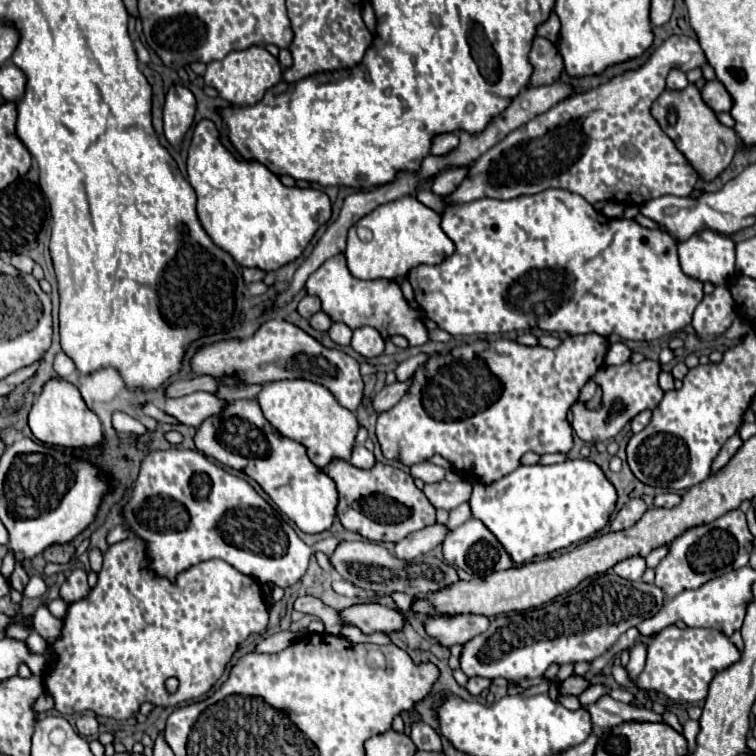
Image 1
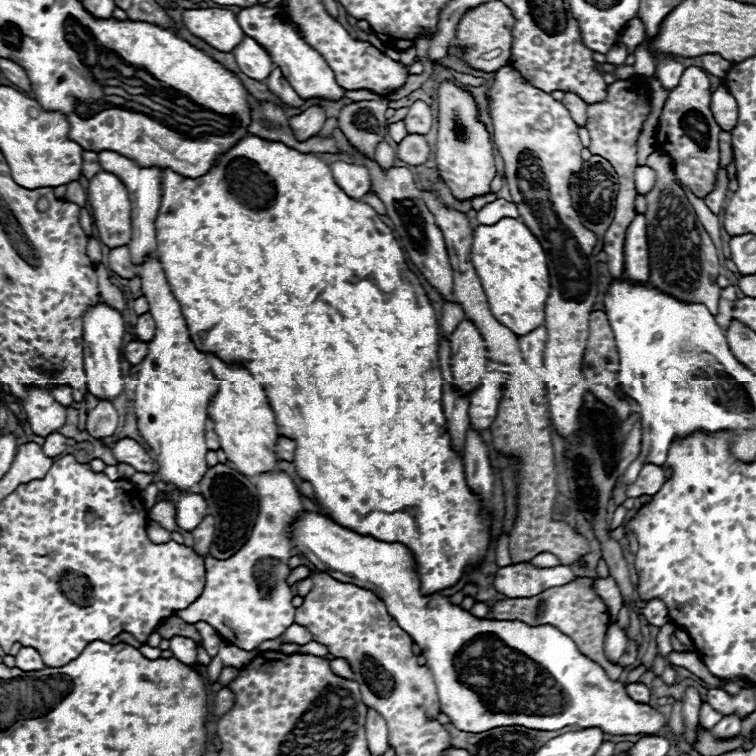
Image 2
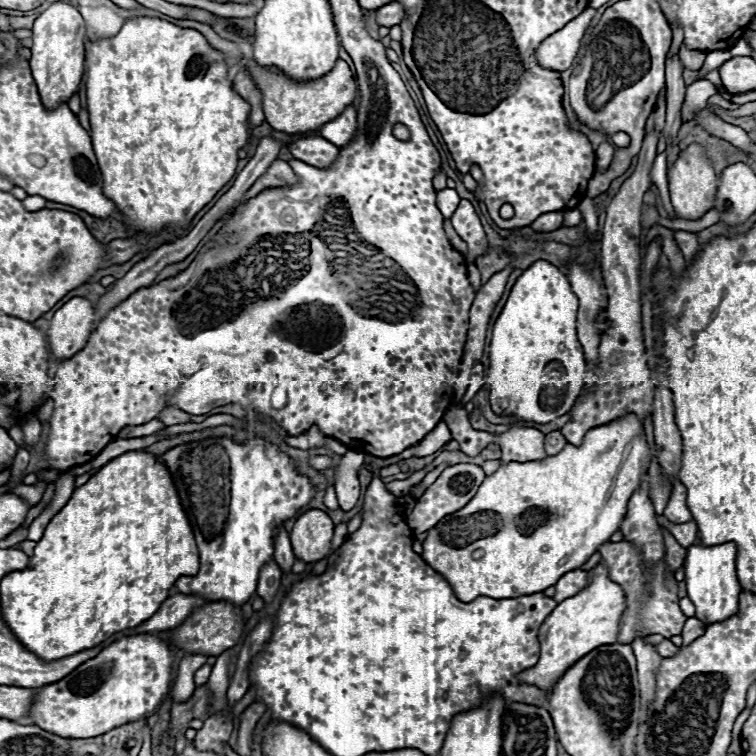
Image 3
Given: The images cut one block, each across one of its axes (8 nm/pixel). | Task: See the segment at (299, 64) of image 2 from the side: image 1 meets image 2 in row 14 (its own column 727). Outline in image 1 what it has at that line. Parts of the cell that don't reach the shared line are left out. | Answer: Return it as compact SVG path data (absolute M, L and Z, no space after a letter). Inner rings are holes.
M702 230L686 242L678 244L682 272L700 282L714 286L730 286L736 260L736 242L712 230Z

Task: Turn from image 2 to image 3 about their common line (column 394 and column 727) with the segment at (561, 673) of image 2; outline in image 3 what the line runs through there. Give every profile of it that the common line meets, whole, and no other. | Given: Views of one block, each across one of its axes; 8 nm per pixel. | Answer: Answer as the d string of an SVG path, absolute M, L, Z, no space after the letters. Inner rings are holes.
M726 542L718 546L690 546L684 562L684 572L688 598L696 606L698 620L704 624L714 624L738 614L738 598L742 588L736 578L736 544Z

